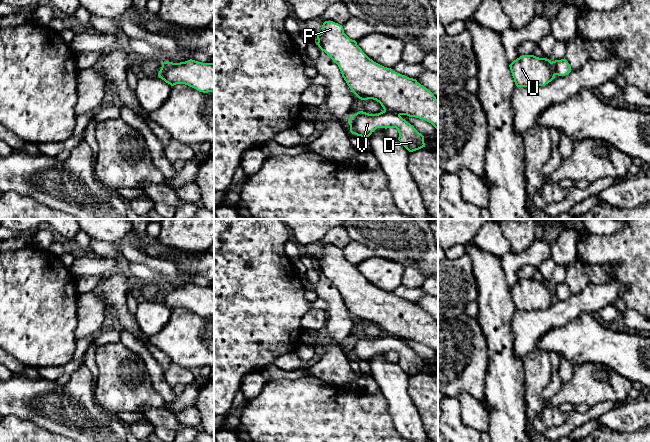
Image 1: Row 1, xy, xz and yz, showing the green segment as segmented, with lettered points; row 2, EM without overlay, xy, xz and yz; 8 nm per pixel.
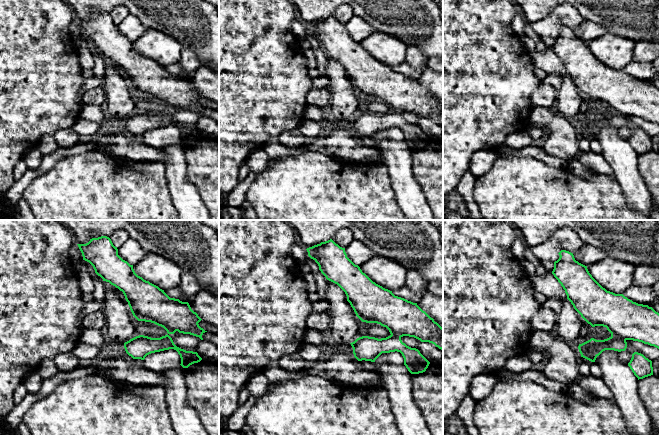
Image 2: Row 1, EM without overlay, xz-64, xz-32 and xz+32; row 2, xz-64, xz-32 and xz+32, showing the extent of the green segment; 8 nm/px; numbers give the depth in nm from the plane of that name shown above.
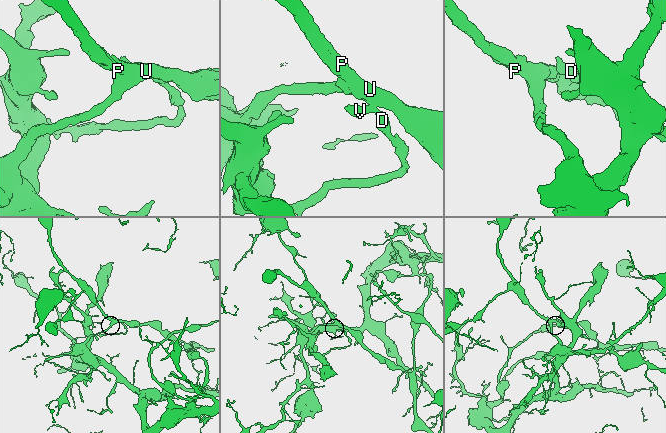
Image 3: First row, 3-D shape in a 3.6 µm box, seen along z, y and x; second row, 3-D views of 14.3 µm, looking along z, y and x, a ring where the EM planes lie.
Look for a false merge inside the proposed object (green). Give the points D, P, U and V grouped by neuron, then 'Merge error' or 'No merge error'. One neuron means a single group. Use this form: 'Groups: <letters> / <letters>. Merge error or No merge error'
Groups: D V / P U. Merge error

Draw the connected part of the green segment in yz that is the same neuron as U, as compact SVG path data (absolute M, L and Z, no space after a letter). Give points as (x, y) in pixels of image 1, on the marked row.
M522 55L509 67L517 87L545 86L555 77L551 60L534 55Z

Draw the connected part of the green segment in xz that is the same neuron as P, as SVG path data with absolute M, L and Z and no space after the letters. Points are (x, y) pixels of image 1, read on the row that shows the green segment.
M325 21L322 32L317 34L317 39L318 47L338 65L342 77L359 99L373 99L379 102L384 110L423 119L431 123L438 131L438 100L416 79L374 62L362 51L355 40L344 33L343 26L338 23Z

